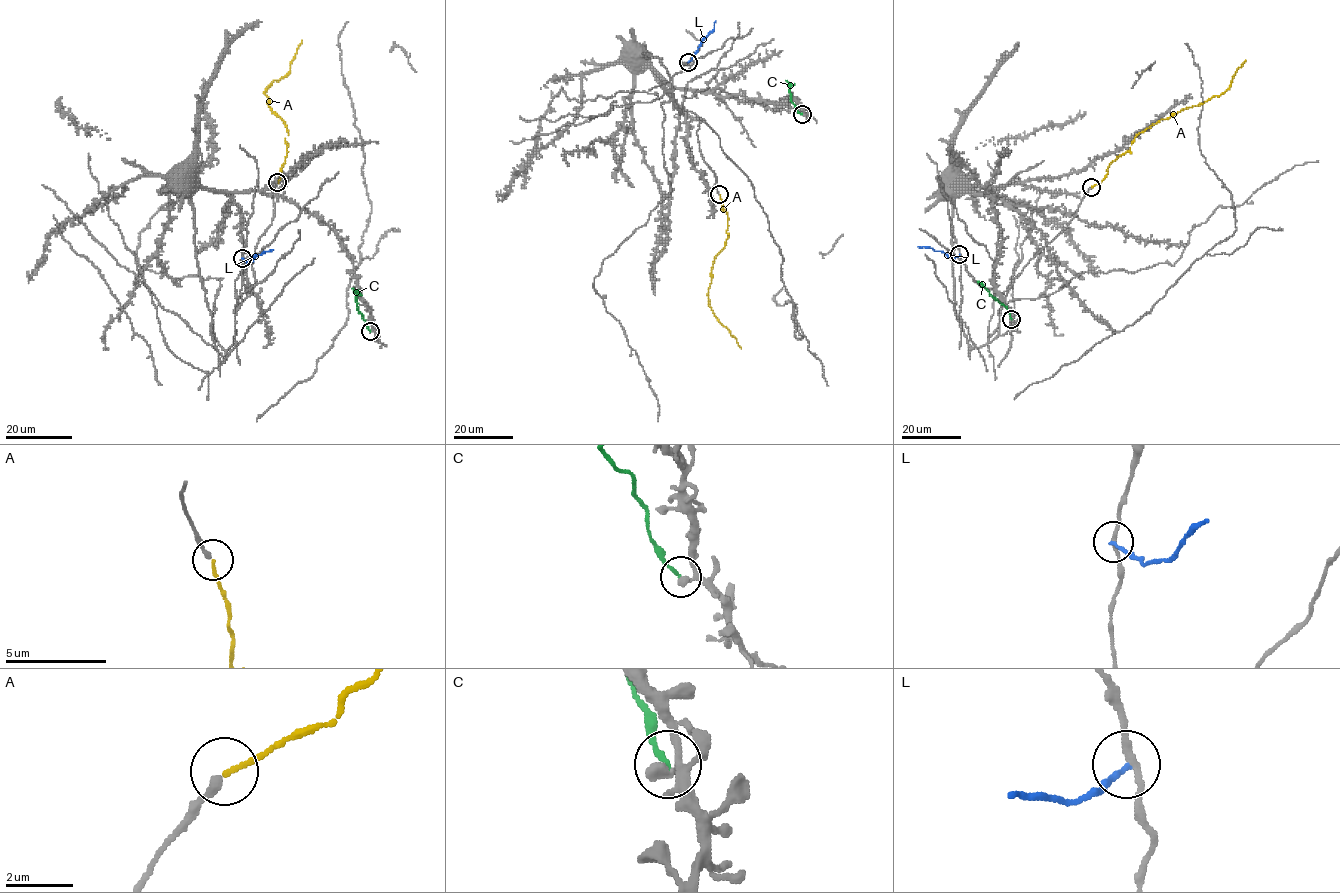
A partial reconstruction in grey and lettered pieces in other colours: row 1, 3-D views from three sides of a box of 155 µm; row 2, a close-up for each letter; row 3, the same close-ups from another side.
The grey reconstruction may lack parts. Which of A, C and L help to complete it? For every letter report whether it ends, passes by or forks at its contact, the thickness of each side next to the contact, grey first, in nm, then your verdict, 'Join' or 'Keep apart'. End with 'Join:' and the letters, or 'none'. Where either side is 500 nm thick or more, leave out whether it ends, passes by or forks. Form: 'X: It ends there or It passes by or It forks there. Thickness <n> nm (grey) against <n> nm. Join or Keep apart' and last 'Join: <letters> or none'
A: It ends there. Thickness 240 nm (grey) against 140 nm. Join
C: It ends there. Thickness 360 nm (grey) against 150 nm. Keep apart
L: It ends there. Thickness 180 nm (grey) against 170 nm. Keep apart
Join: A

